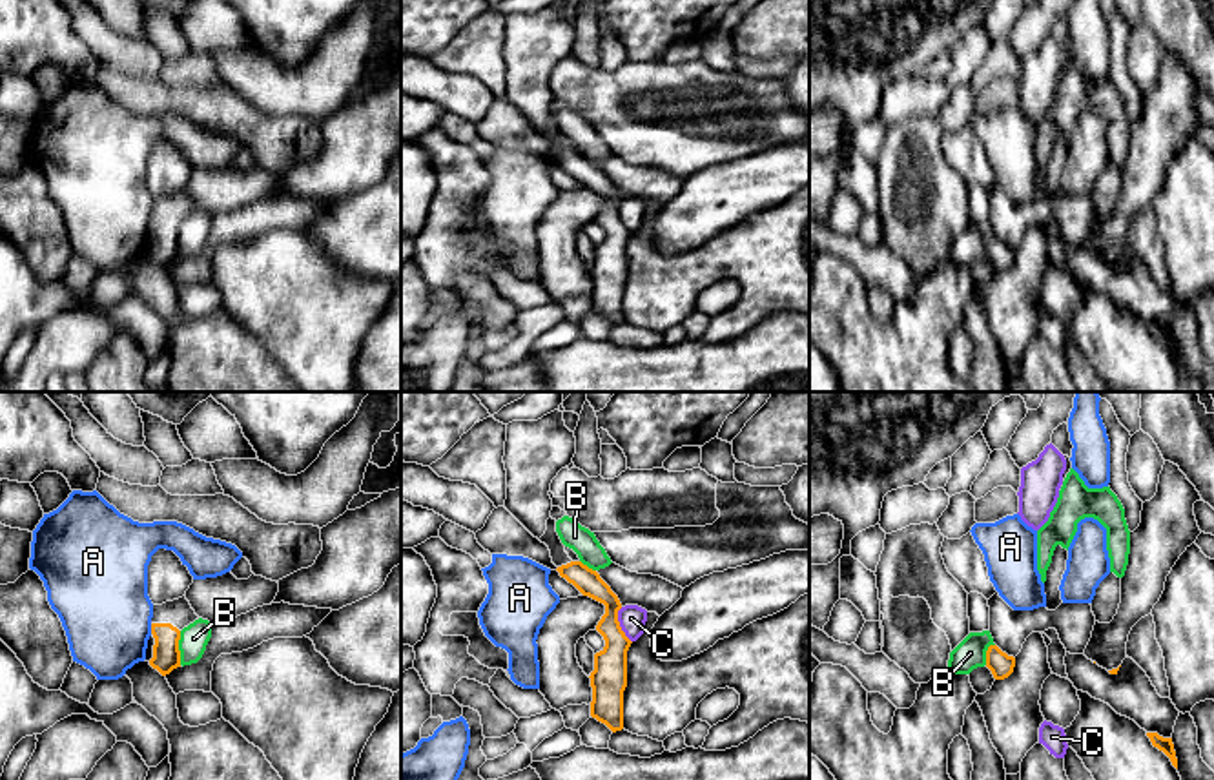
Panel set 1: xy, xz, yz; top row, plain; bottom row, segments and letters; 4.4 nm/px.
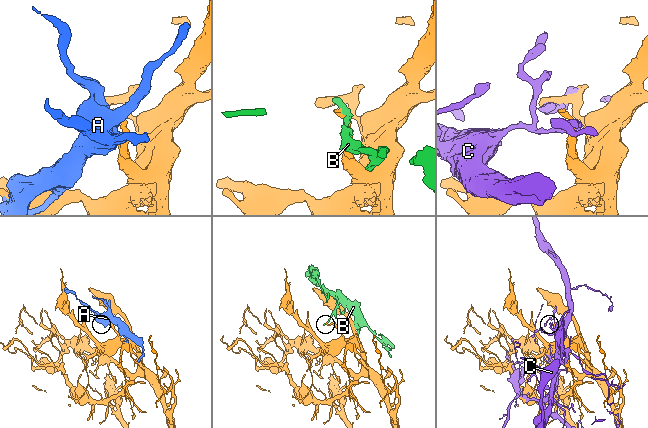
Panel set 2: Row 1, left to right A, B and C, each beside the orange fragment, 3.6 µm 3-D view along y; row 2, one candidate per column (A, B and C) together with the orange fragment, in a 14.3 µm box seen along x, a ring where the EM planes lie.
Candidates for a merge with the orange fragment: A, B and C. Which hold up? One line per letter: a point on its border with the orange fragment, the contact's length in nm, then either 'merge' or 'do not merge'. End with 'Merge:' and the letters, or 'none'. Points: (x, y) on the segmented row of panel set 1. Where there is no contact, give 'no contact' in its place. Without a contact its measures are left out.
A: contact xy (152, 629); length 50 nm; do not merge
B: contact xy (177, 647); length 150 nm; do not merge
C: contact xz (618, 626); length 170 nm; do not merge
Merge: none

